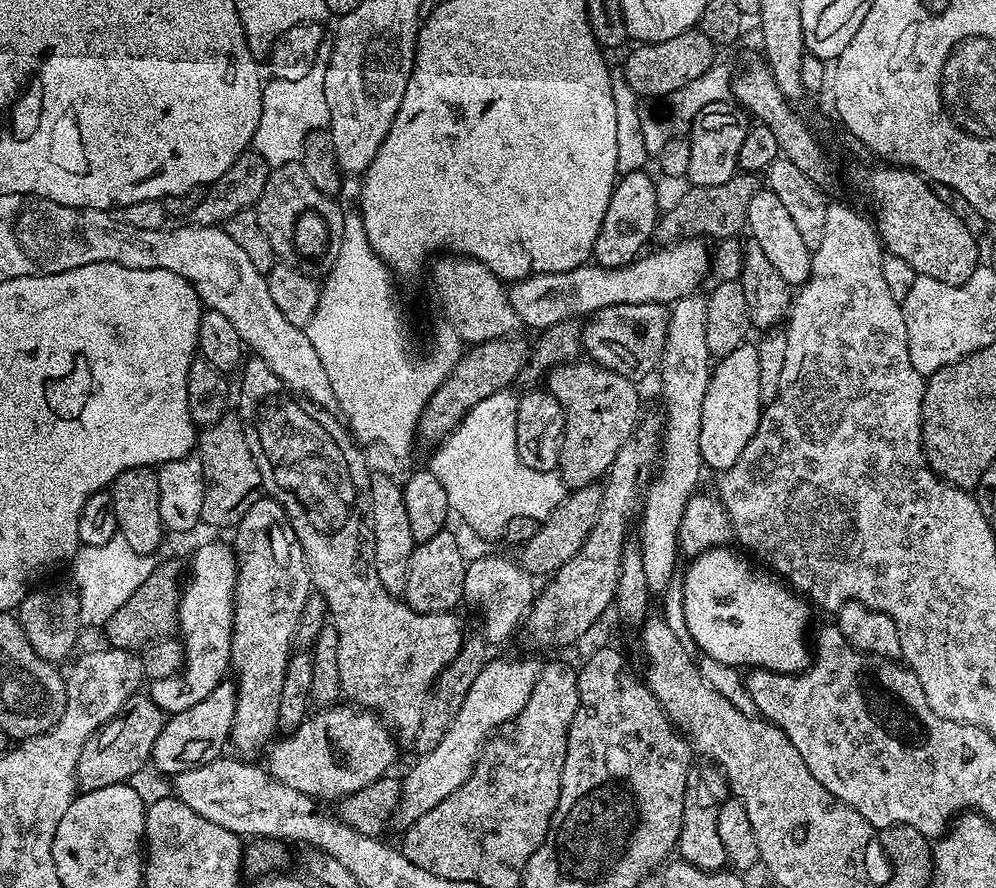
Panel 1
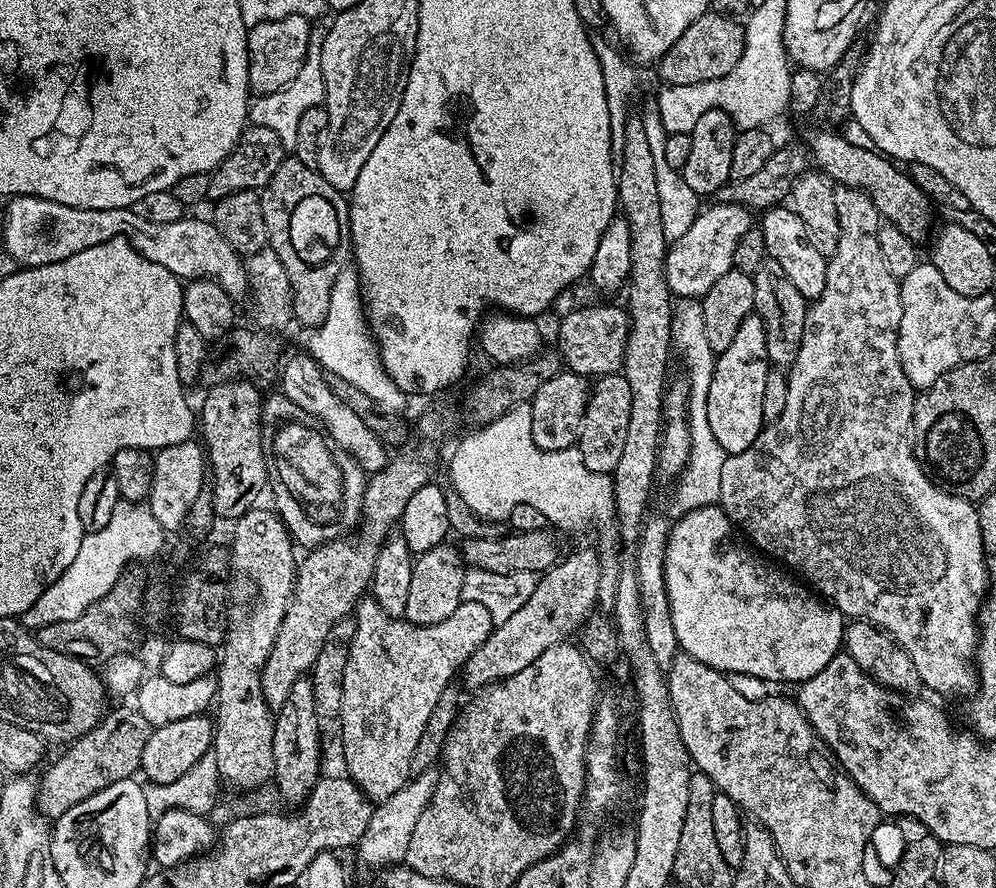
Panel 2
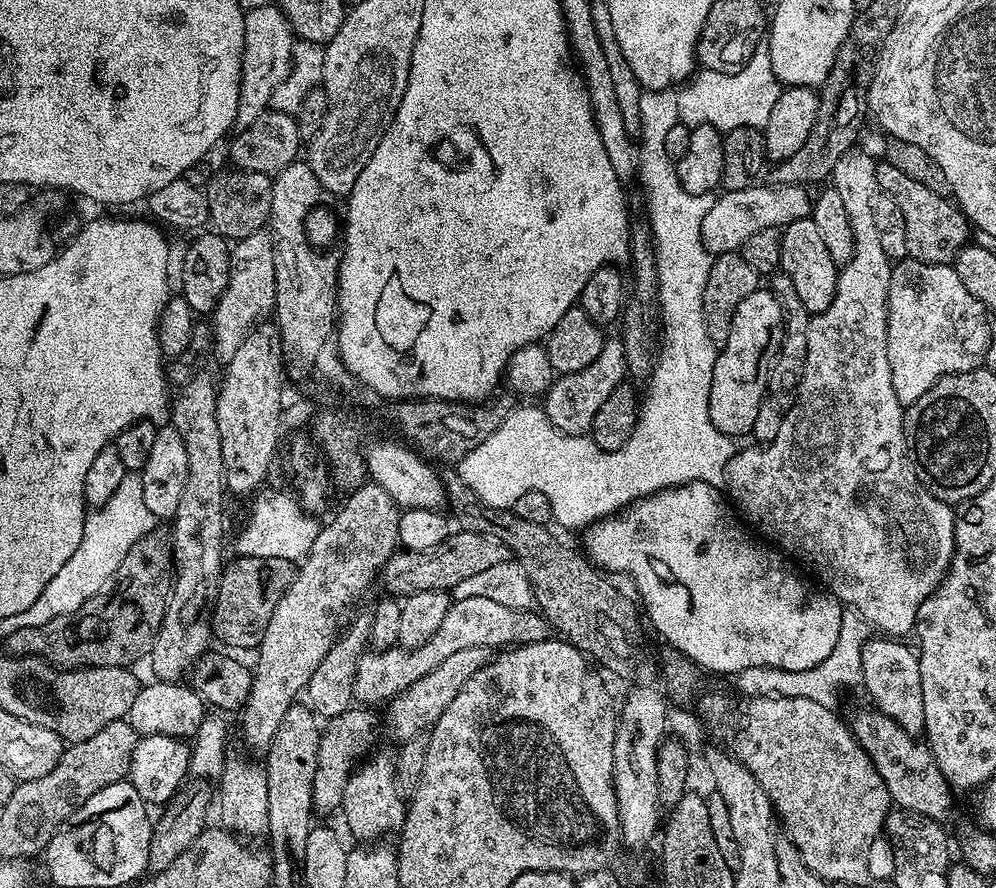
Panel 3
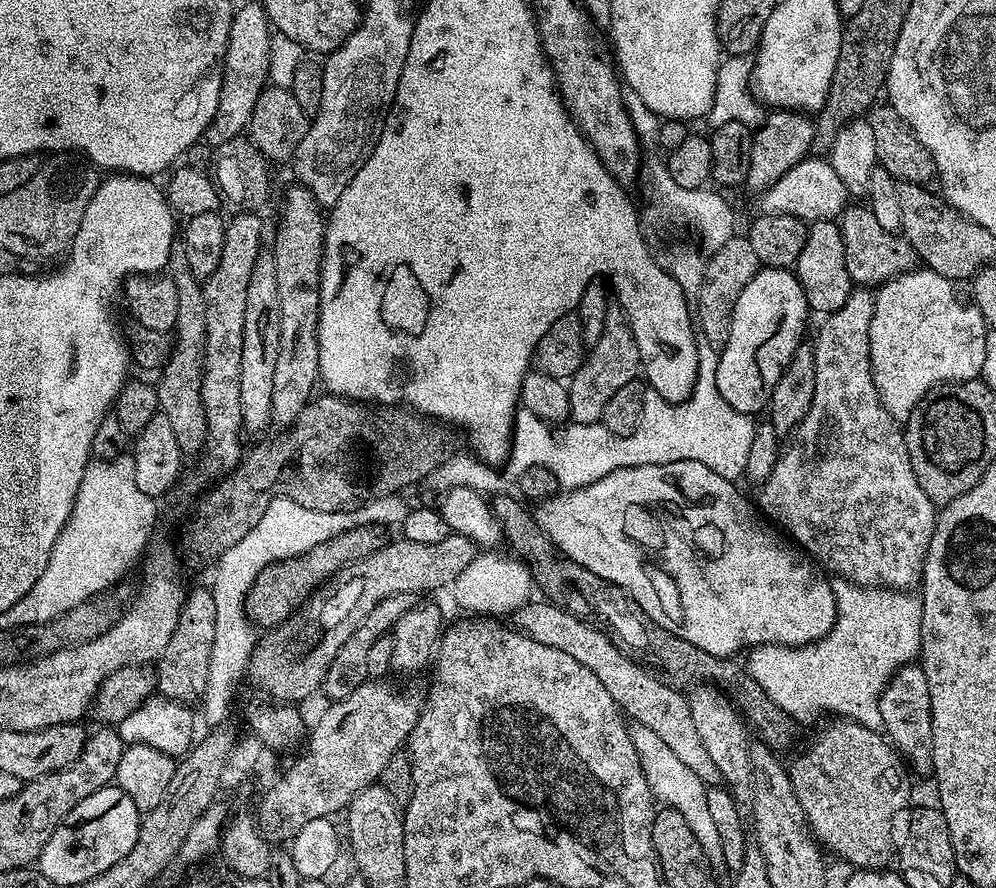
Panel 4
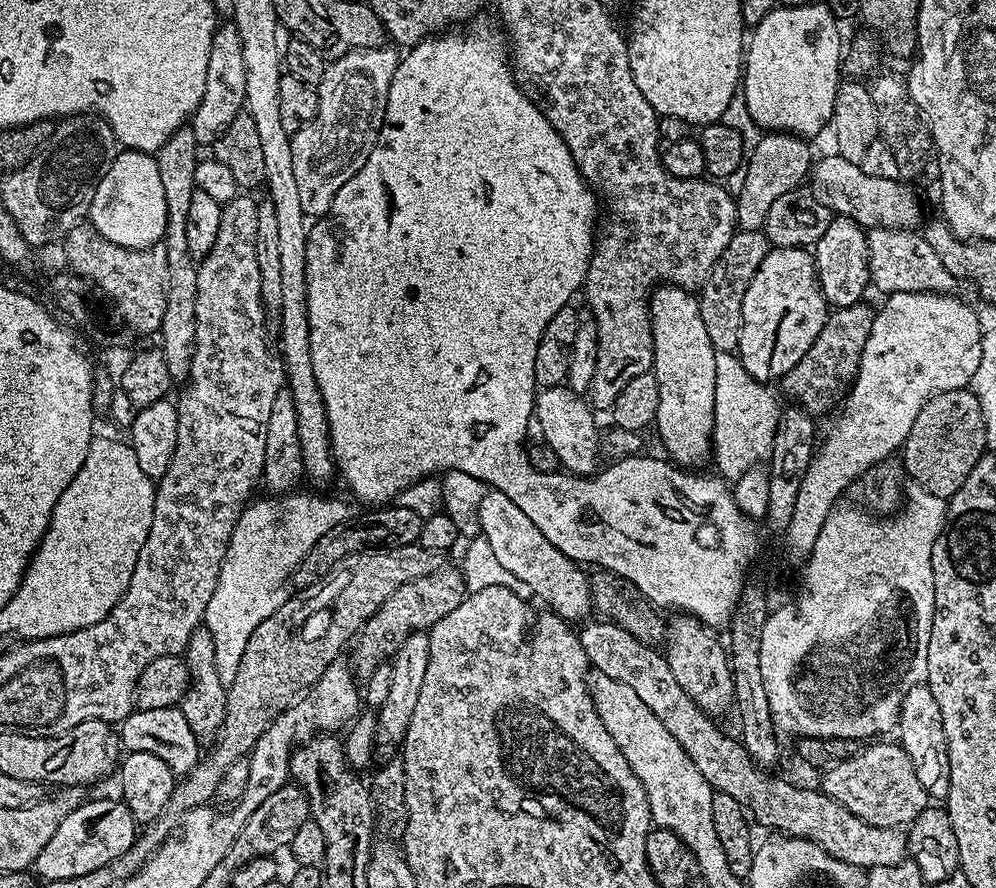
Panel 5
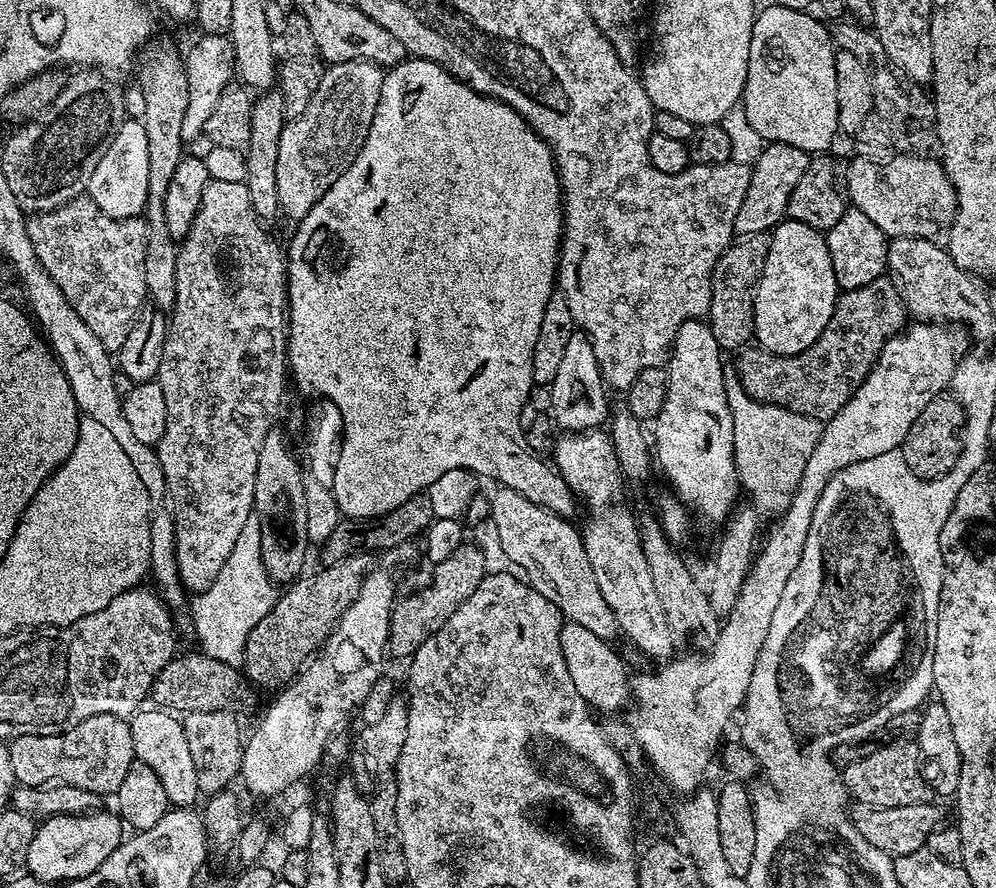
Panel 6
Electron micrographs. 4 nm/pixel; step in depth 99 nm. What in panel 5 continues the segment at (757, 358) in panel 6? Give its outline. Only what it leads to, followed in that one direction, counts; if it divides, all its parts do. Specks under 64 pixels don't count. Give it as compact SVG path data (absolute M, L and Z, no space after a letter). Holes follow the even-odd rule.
M861 302L849 308L835 309L822 326L822 334L814 338L814 346L802 354L802 362L794 366L782 377L784 392L793 405L799 406L813 417L820 418L828 411L840 391L845 391L846 385L855 380L856 371L862 358L862 350L866 346L866 338L870 338L870 326L874 315L873 309L867 308L867 303Z

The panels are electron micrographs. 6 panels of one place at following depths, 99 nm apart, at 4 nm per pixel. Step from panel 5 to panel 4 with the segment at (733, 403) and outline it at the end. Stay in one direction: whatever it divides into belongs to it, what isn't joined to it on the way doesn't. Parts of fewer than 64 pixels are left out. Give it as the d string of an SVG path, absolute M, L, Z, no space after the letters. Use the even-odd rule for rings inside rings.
M701 343L696 385L688 399L669 402L662 398L662 394L645 391L638 426L628 436L615 436L603 422L569 423L561 436L552 436L553 425L540 420L538 414L517 411L516 426L512 429L512 451L506 468L514 474L521 474L531 467L548 467L564 490L584 488L619 468L679 460L697 460L702 462L702 466L710 466L714 474L722 474L722 478L733 482L739 481L746 470L746 458L750 458L750 442L754 442L757 421L749 413L734 410L724 401L722 394L718 394L716 367L719 361L717 349Z

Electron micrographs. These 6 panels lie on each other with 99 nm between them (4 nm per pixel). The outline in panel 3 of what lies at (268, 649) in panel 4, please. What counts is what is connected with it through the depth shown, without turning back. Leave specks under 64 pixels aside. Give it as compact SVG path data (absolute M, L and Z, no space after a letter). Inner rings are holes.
M453 531L442 542L442 546L434 546L434 550L425 552L406 552L397 550L384 563L378 573L379 583L384 583L385 593L396 598L412 596L422 590L438 590L448 592L455 590L458 582L466 582L466 578L474 578L474 574L483 574L492 566L507 564L510 553L502 539L494 534L482 532Z

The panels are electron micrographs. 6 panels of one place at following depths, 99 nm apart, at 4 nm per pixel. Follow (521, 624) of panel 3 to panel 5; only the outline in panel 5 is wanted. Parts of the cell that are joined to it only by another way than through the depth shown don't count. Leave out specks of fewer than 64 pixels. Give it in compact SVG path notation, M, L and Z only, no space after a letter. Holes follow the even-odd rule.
M604 618L595 619L589 619L583 625L585 628L578 632L589 665L595 671L614 678L614 682L630 686L630 690L634 690L634 694L638 694L638 698L642 698L642 702L658 718L662 718L662 726L666 726L666 730L670 730L670 734L678 740L678 746L690 754L690 762L698 766L702 778L706 778L713 792L730 794L734 802L741 804L744 811L754 817L757 825L765 824L768 828L776 828L772 830L811 840L842 862L870 869L901 864L908 856L908 837L900 828L867 824L862 818L850 814L846 806L825 796L823 791L799 788L788 780L768 776L772 774L752 761L743 743L735 735L732 737L719 732L715 726L717 723L695 704L682 686L678 686L663 651L644 645L618 624Z

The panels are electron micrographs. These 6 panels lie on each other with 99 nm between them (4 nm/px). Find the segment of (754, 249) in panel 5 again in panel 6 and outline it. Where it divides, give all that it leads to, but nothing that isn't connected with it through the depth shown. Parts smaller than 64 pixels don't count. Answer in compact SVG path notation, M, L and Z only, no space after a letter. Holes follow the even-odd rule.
M759 232L739 237L728 245L727 250L718 258L712 275L710 310L706 322L722 350L739 350L753 339L754 294L760 281L762 266L766 266L766 254L770 254L771 232Z

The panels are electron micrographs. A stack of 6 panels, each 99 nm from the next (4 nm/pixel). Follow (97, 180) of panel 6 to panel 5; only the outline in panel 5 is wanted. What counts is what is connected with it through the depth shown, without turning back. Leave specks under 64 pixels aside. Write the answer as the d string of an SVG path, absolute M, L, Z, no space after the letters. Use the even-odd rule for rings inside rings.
M117 151L96 183L87 219L92 231L106 242L114 242L123 248L159 245L167 230L167 208L155 155L151 152Z

